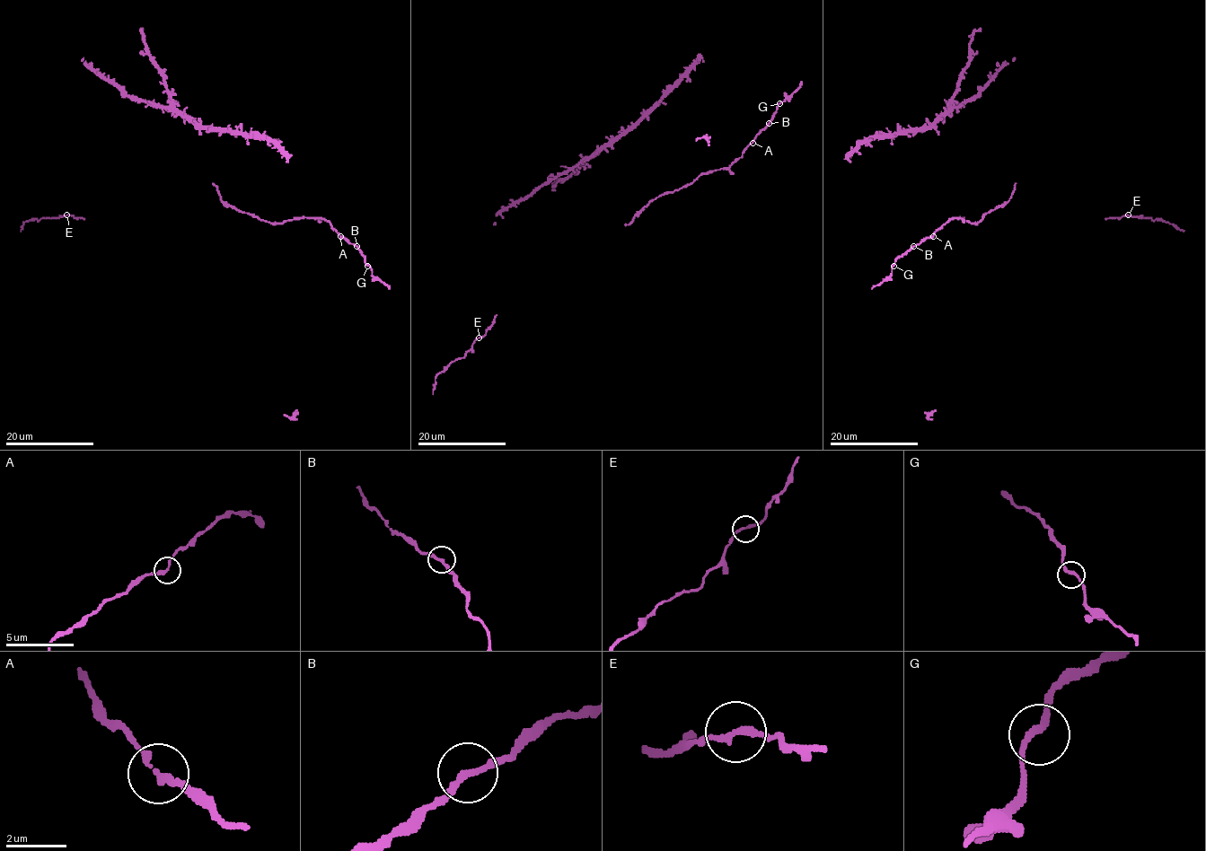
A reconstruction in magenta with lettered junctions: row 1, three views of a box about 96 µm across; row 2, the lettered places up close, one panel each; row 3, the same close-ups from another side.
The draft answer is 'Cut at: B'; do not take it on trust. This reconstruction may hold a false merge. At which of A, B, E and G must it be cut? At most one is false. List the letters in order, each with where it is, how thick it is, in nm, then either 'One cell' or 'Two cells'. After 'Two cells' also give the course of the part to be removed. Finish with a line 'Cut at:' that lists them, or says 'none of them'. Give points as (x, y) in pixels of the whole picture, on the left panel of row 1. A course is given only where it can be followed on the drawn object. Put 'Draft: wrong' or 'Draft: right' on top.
Draft: wrong
A: Place: (340, 236). Thickness 200 nm. One cell
B: Place: (356, 246). Thickness 200 nm. One cell
E: Place: (66, 214). Thickness 200 nm. One cell
G: Place: (367, 266). Thickness 200 nm. One cell
Cut at: none of them

